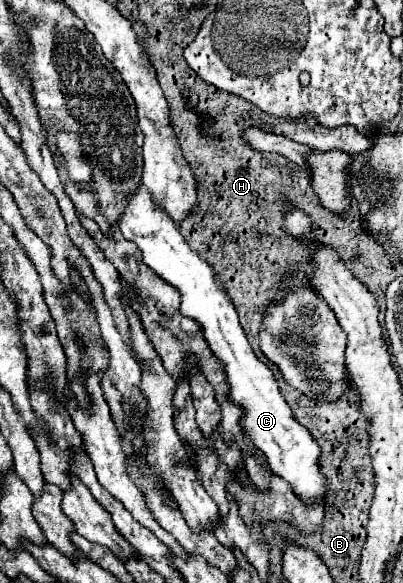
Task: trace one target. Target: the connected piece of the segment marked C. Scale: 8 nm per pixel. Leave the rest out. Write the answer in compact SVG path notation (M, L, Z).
M142 185L132 193L128 207L120 215L118 227L126 239L138 245L144 263L156 275L160 275L164 281L168 281L180 291L182 295L180 313L192 317L202 325L204 337L212 353L226 367L230 383L230 399L244 407L244 417L240 423L246 435L254 441L254 445L260 451L264 451L268 463L272 465L272 471L292 485L294 493L300 497L300 501L304 501L306 509L314 509L320 505L324 513L328 513L330 511L330 505L326 503L328 479L320 469L322 449L314 441L312 433L308 433L308 429L292 417L292 407L288 407L288 403L284 401L272 369L266 363L262 363L252 351L246 333L238 321L234 305L214 283L212 267L202 257L192 253L178 225L160 207L156 207L152 195Z

